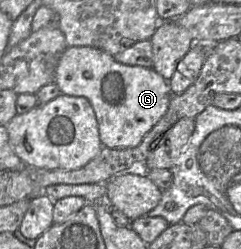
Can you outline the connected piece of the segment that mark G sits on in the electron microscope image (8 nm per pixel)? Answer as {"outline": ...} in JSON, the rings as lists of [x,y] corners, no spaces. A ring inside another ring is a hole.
{"outline":[[[90,46],[66,48],[56,66],[54,83],[57,84],[61,94],[83,96],[89,100],[98,122],[101,143],[108,148],[134,148],[138,146],[144,136],[167,112],[172,96],[169,81],[153,68],[119,63],[111,54]]]}

